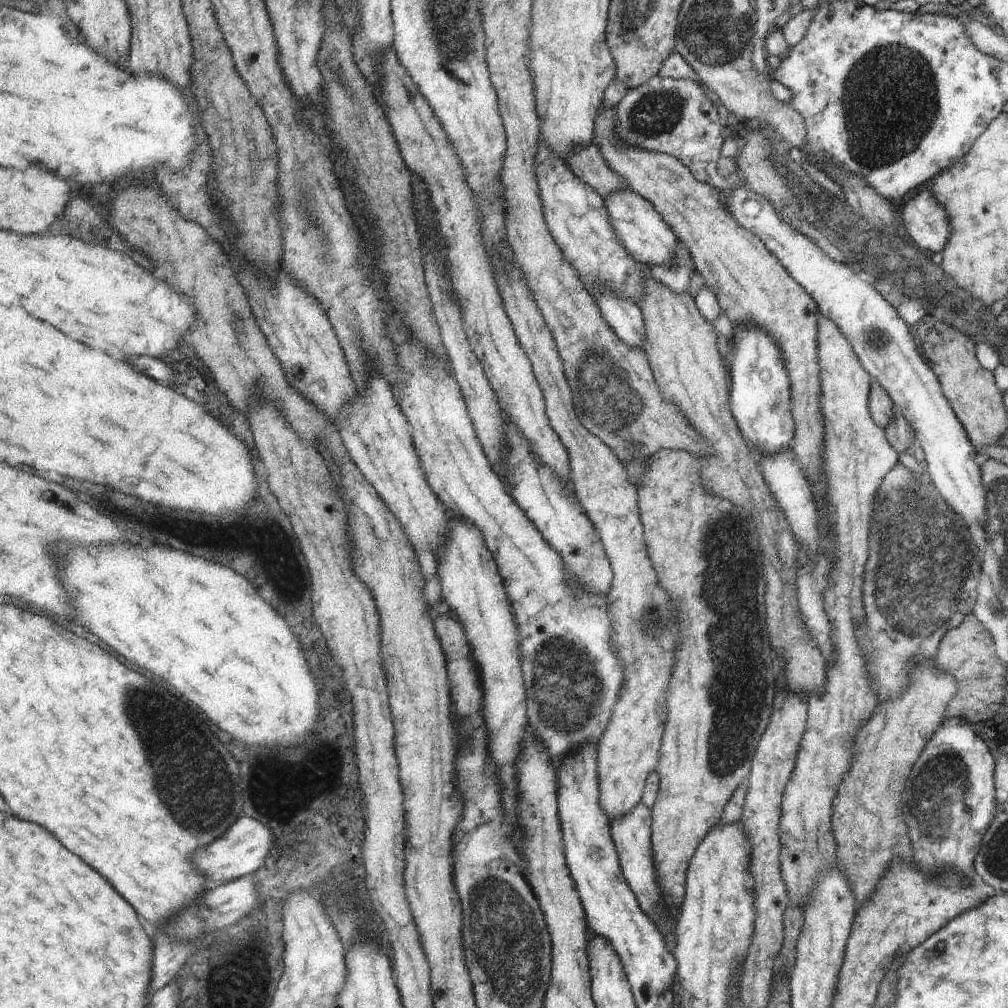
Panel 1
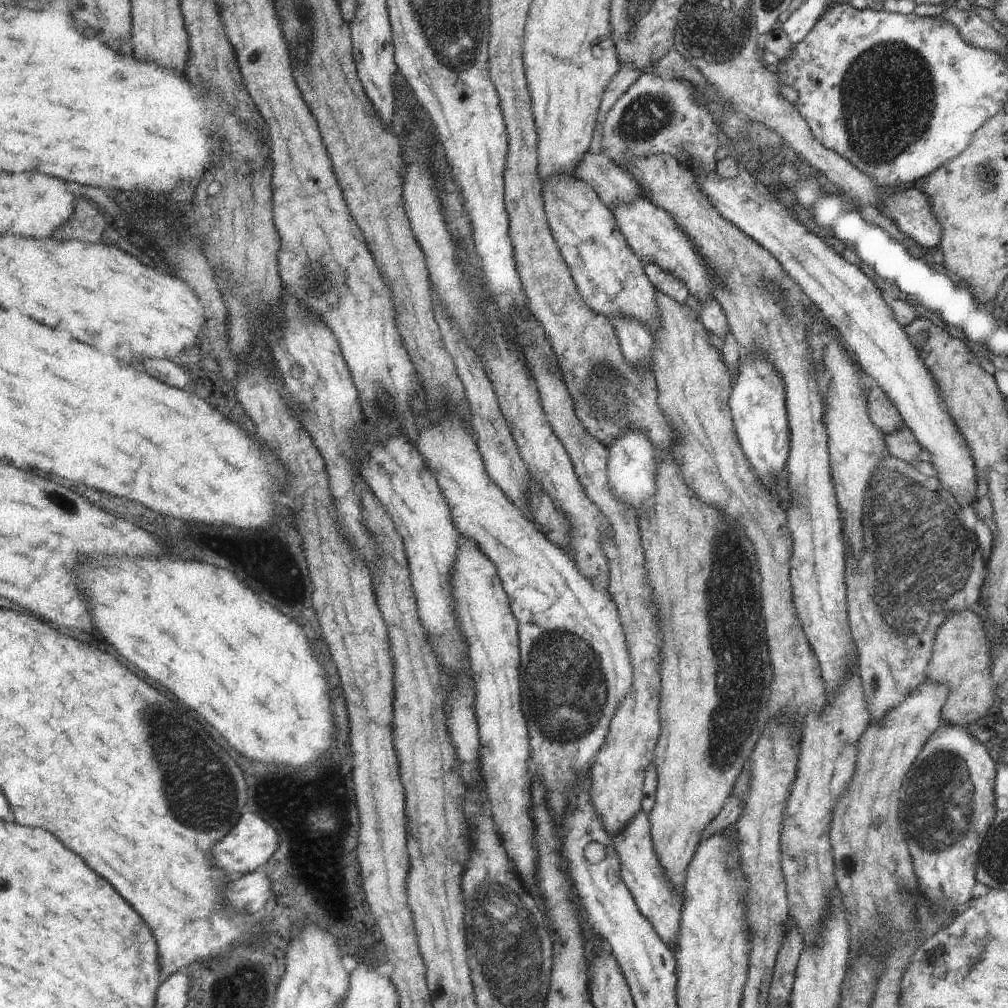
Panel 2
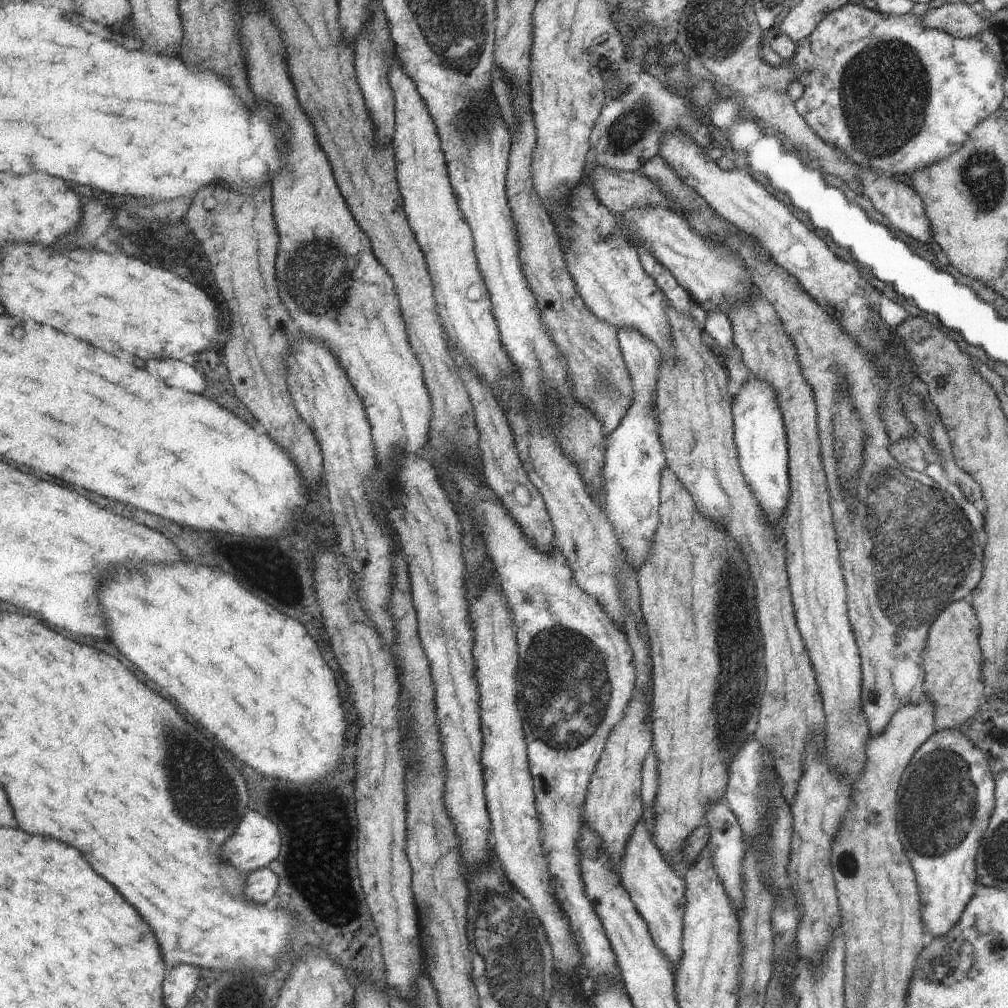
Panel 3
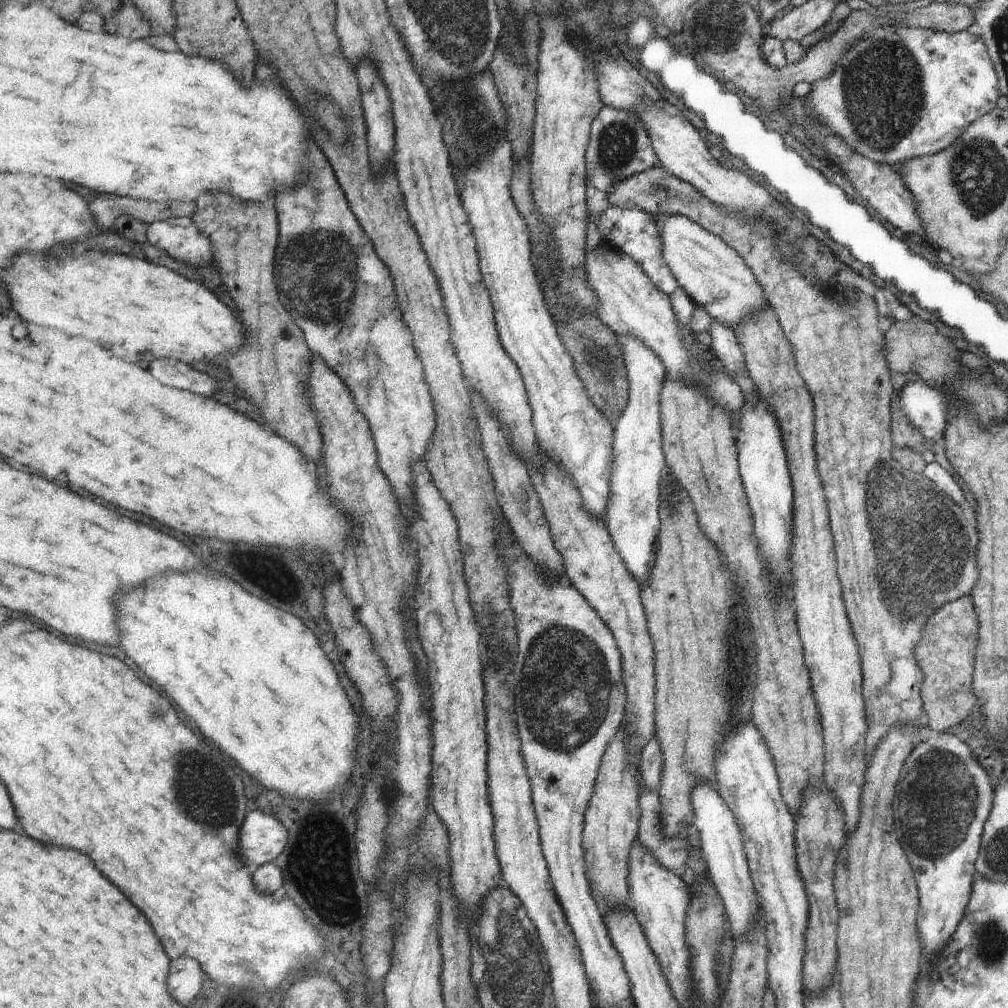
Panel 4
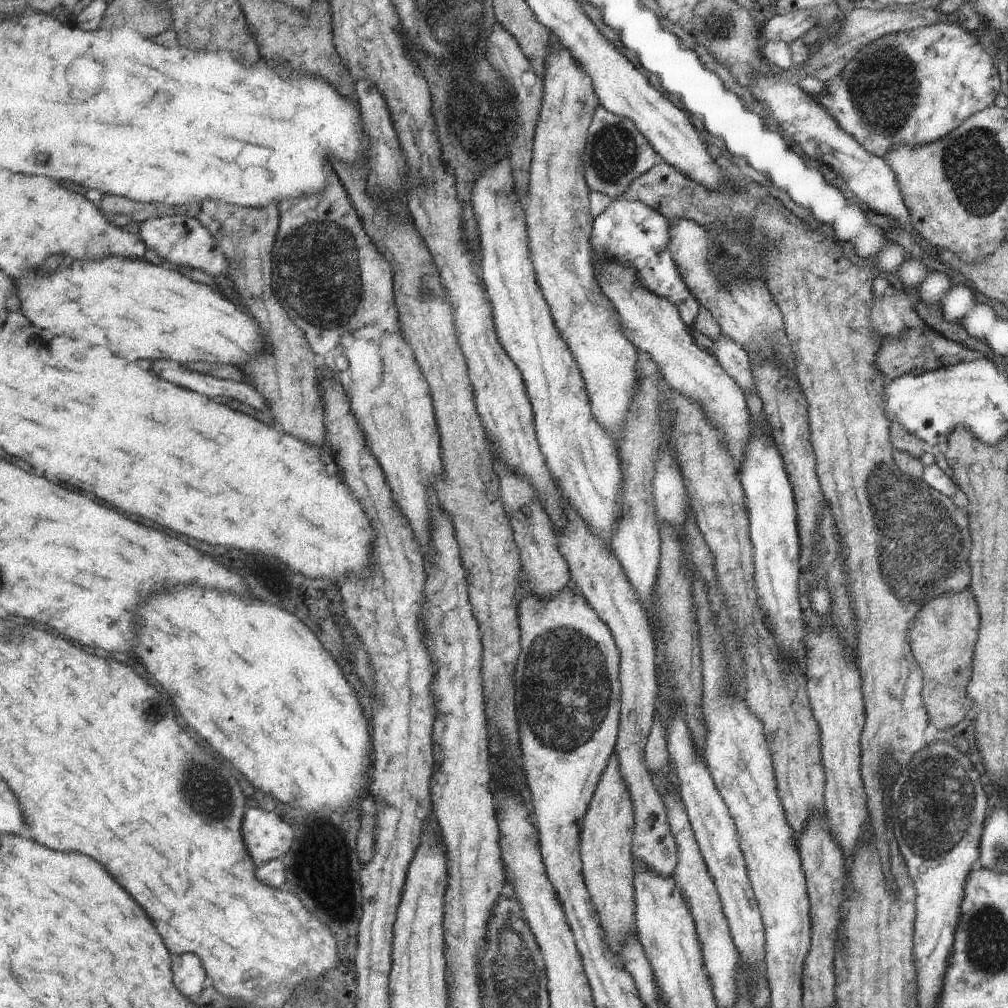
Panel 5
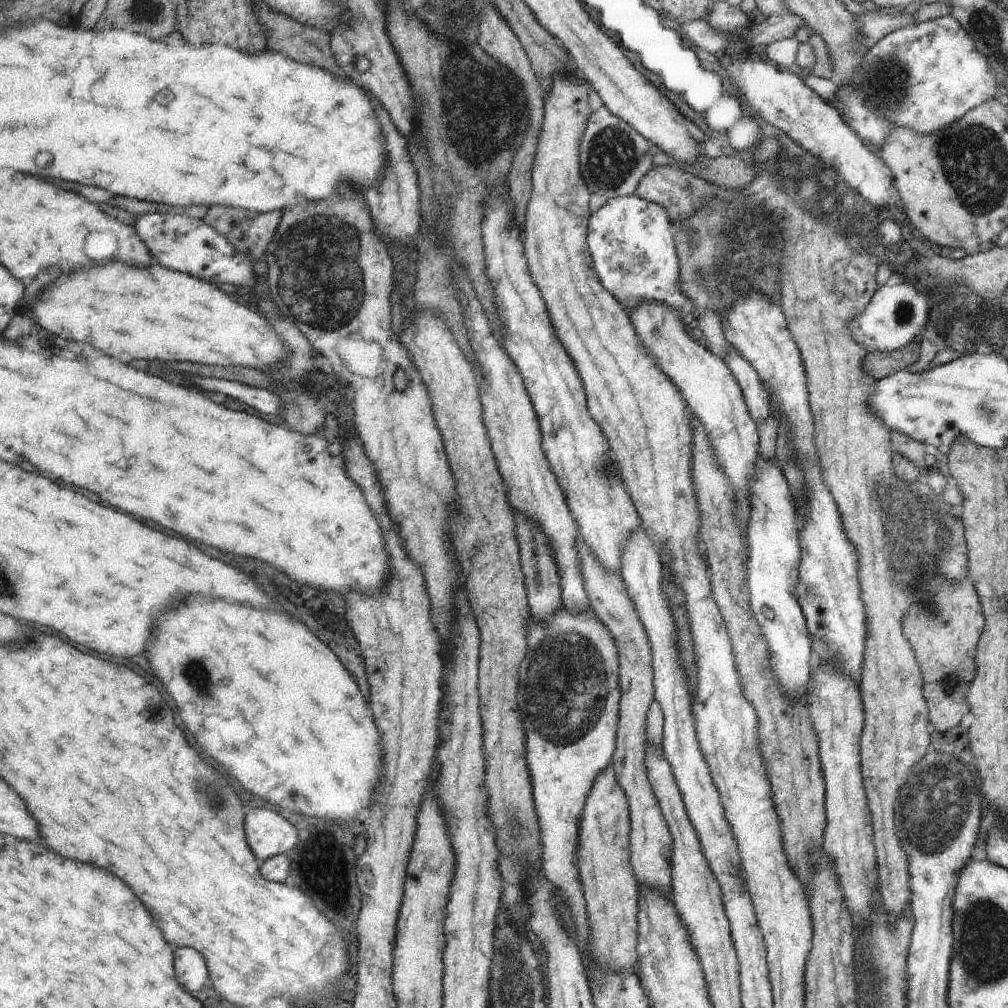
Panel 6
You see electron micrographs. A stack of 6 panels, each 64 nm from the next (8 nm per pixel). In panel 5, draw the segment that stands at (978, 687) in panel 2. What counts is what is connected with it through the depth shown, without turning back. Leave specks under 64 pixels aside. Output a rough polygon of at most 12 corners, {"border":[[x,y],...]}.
{"border":[[971,588],[927,598],[907,630],[929,724],[953,728],[981,616]]}

